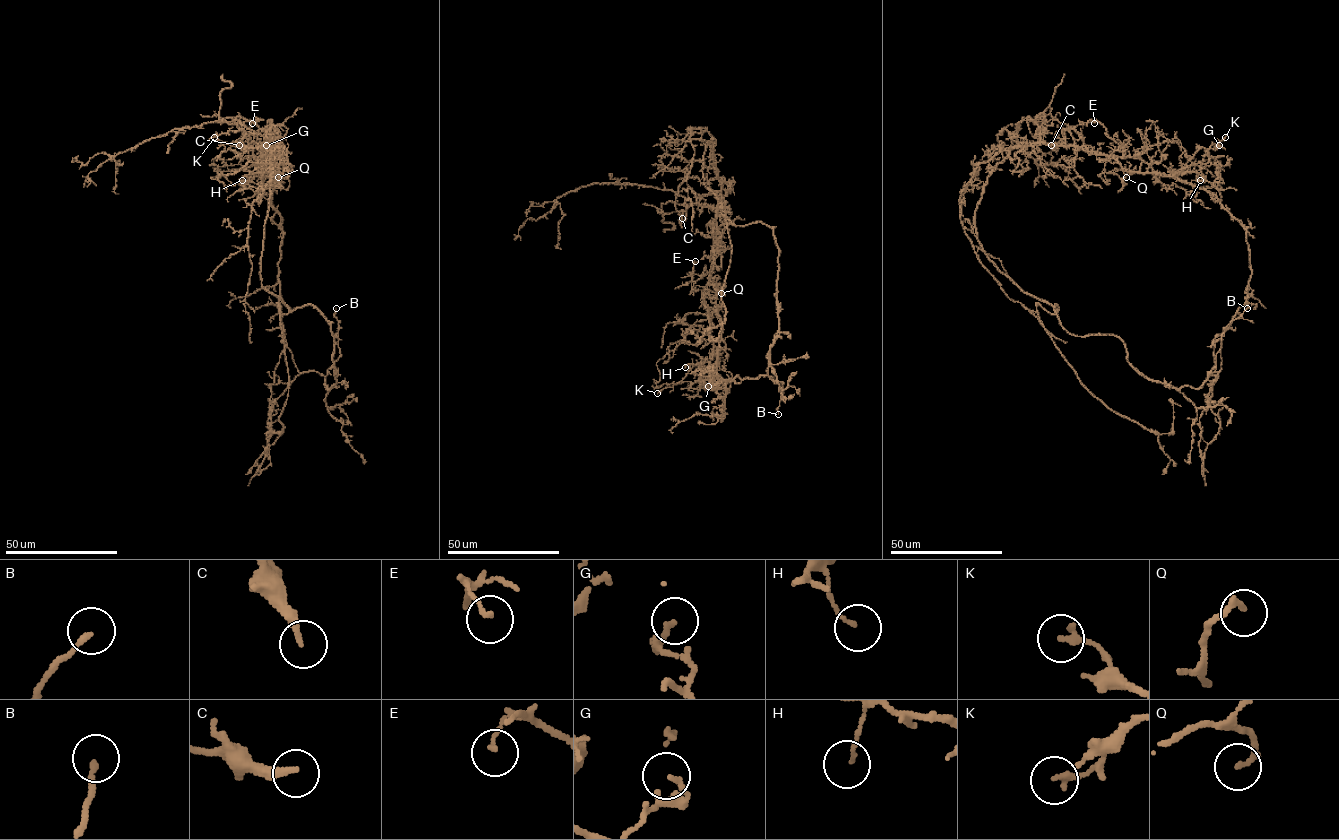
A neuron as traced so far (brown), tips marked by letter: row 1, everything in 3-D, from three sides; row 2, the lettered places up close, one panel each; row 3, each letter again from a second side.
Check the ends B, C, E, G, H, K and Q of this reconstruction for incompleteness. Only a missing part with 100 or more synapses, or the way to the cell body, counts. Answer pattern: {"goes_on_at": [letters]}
{"goes_on_at": []}

